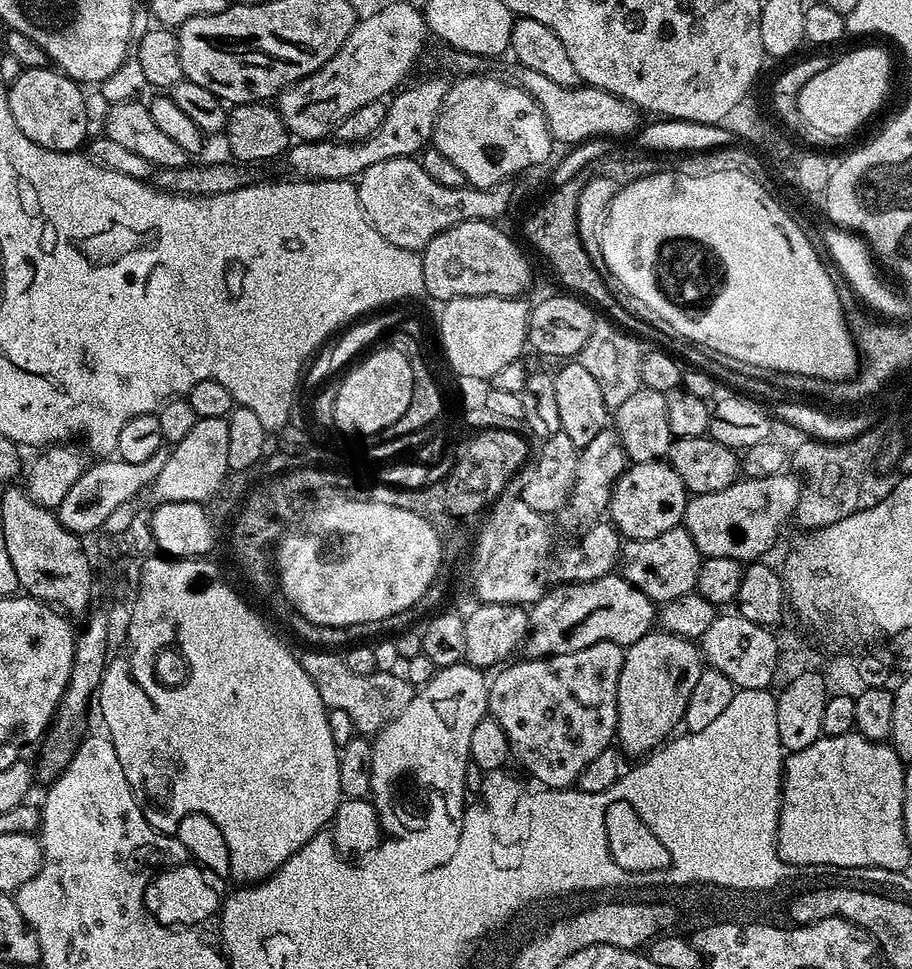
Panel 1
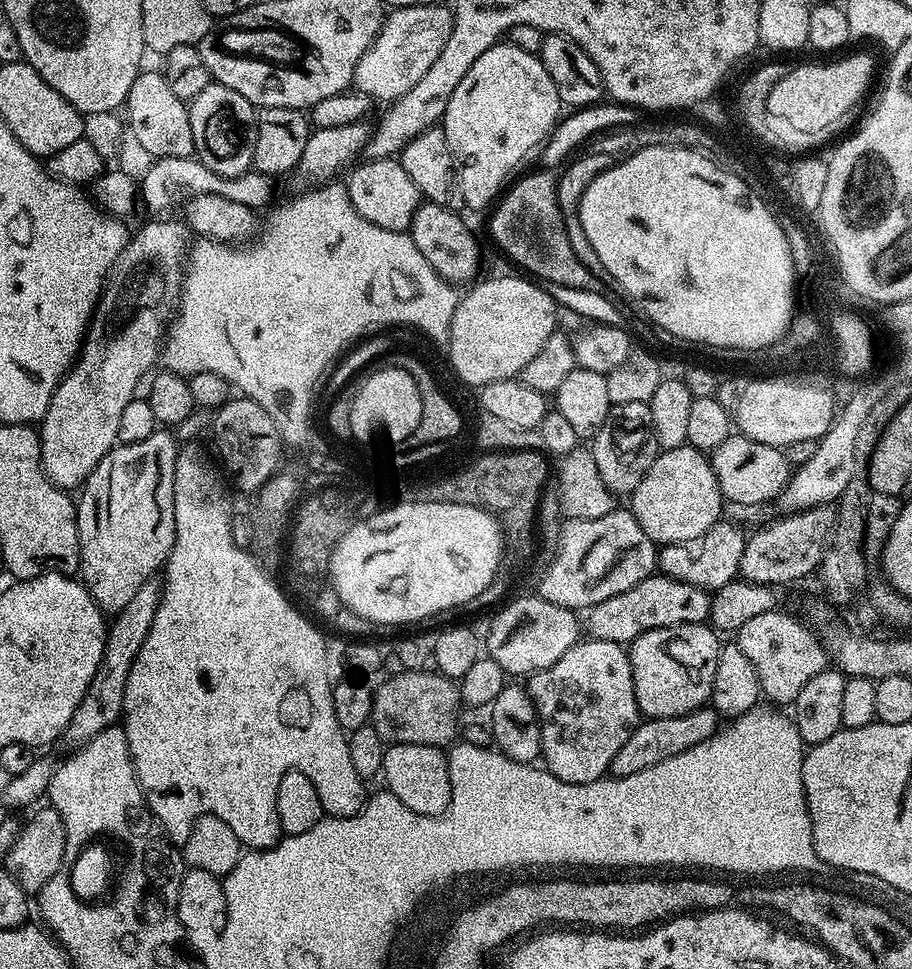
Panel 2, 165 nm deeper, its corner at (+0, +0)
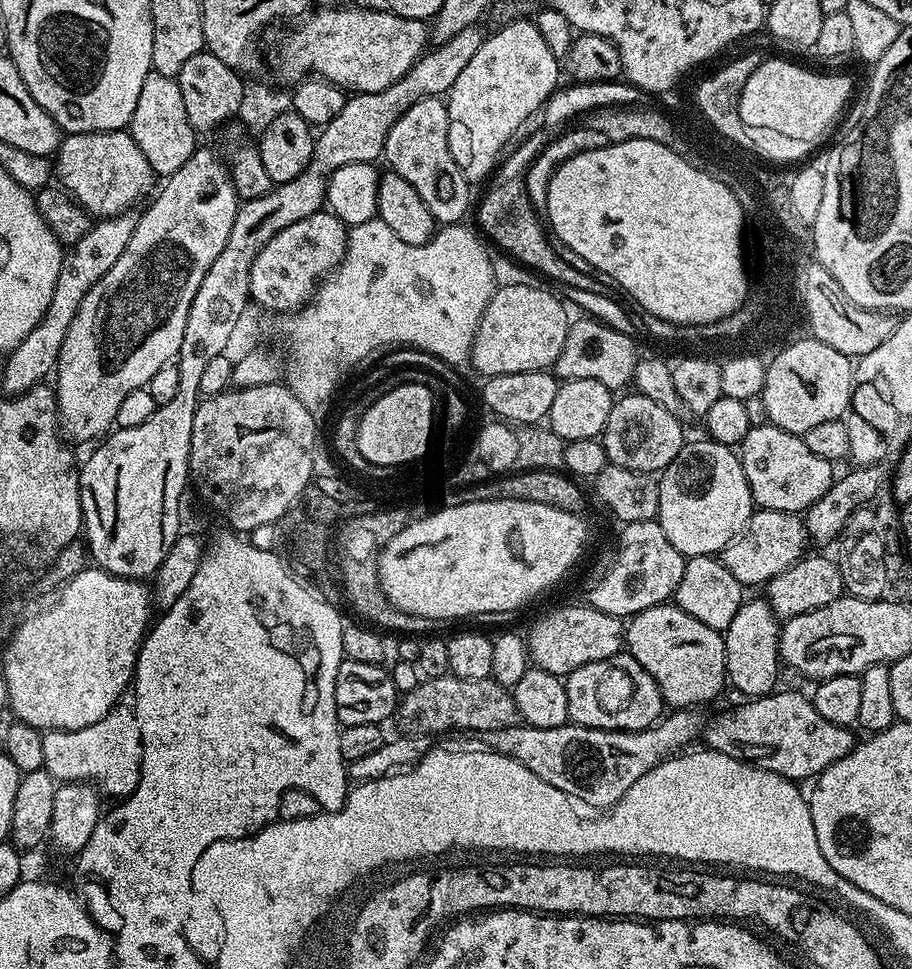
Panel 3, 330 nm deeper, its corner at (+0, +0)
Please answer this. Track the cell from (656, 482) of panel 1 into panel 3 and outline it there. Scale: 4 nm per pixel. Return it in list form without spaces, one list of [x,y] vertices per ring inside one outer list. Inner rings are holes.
[[[711,438],[703,439],[689,439],[684,448],[678,450],[674,462],[666,465],[658,476],[660,489],[656,519],[659,520],[666,538],[670,538],[670,546],[674,546],[674,550],[681,552],[685,558],[723,553],[725,546],[744,531],[754,511],[750,486],[746,482],[739,455],[727,444],[719,444]]]

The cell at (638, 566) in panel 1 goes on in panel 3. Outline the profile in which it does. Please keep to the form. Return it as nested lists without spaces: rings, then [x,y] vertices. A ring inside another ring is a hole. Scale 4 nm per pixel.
[[[761,508],[753,511],[750,522],[736,539],[725,546],[722,559],[726,570],[738,578],[745,586],[751,584],[767,585],[782,570],[794,566],[805,555],[806,524],[795,512],[779,512]]]

